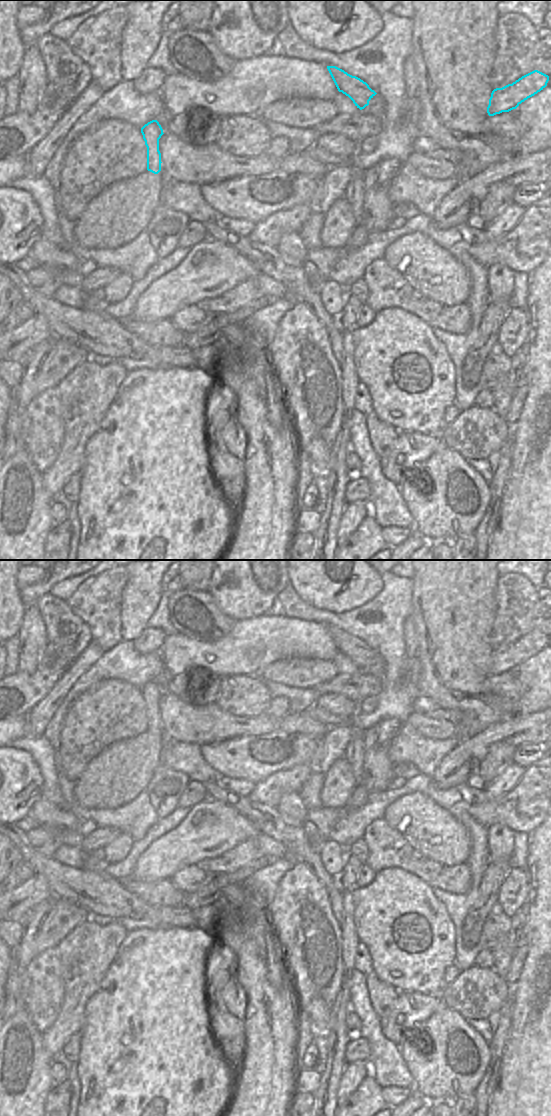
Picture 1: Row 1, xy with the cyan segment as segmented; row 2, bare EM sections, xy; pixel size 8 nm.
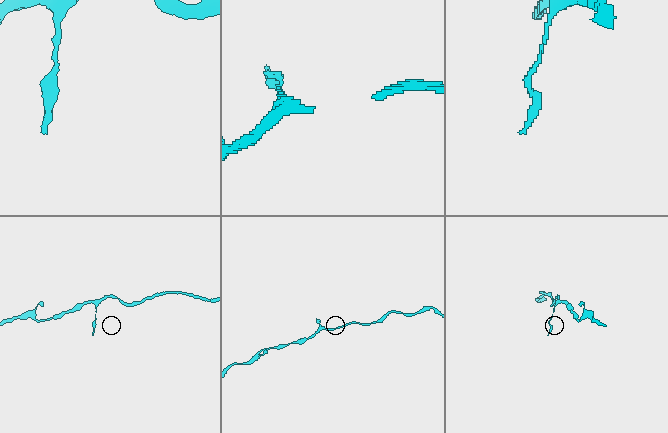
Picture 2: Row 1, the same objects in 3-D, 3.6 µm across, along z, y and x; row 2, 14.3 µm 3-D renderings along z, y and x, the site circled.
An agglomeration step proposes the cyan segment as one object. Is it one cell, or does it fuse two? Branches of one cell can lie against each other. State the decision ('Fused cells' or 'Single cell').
Single cell

